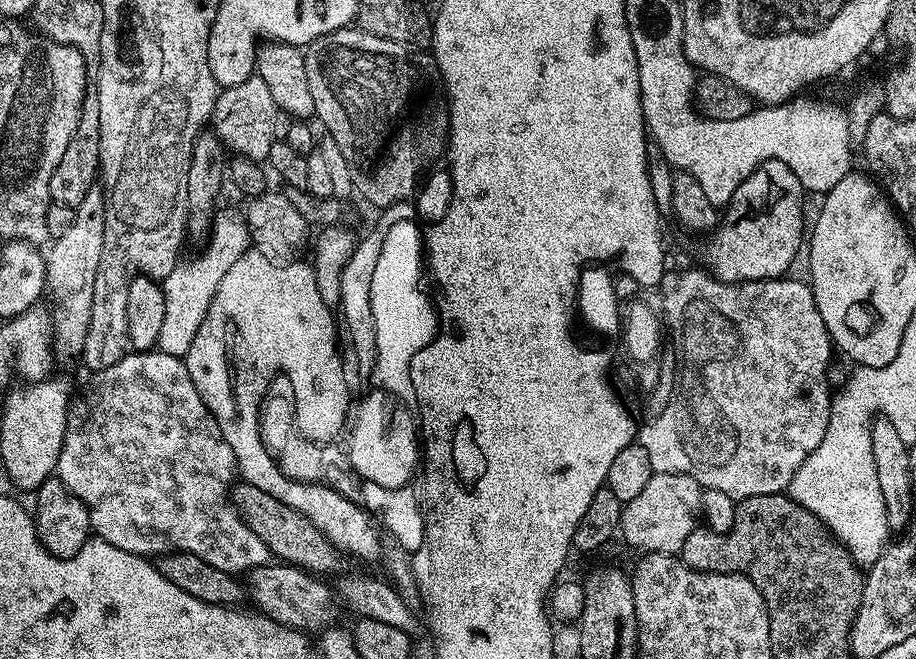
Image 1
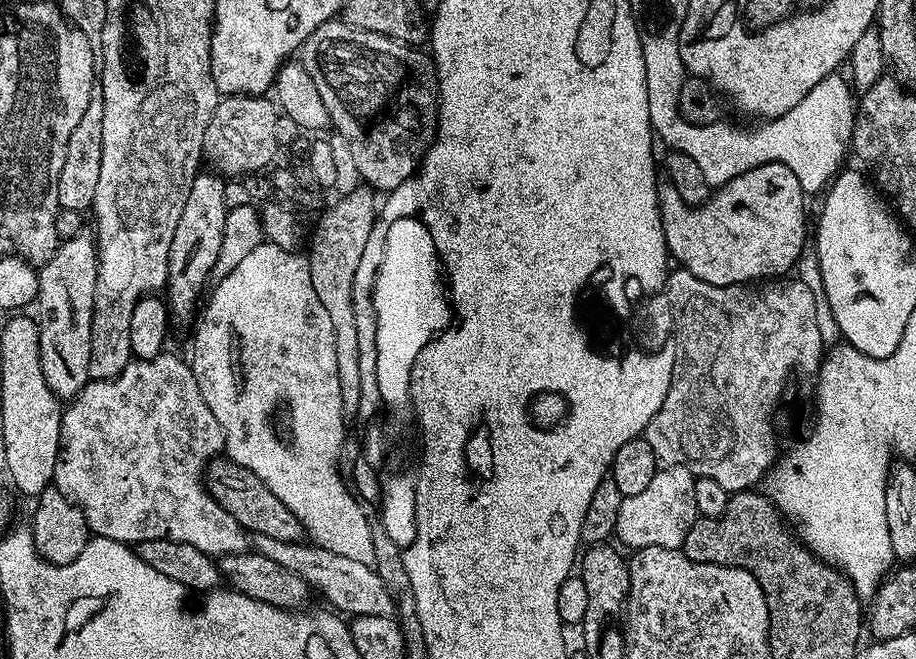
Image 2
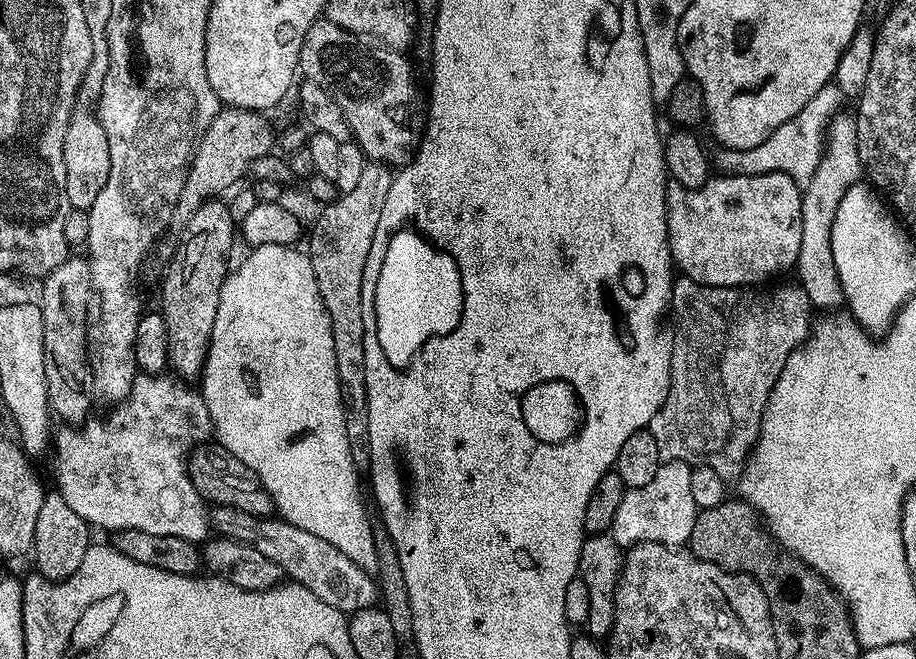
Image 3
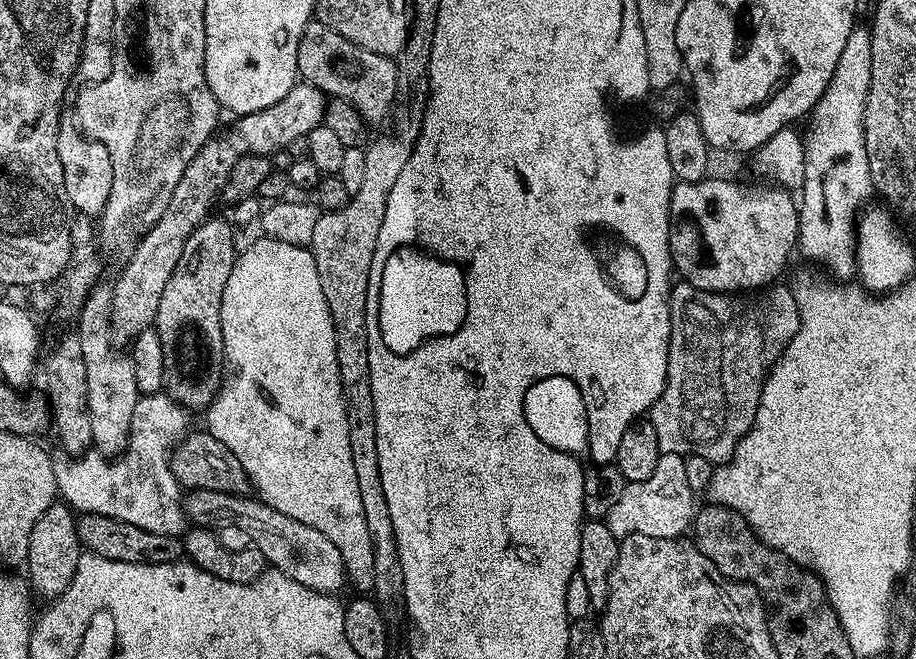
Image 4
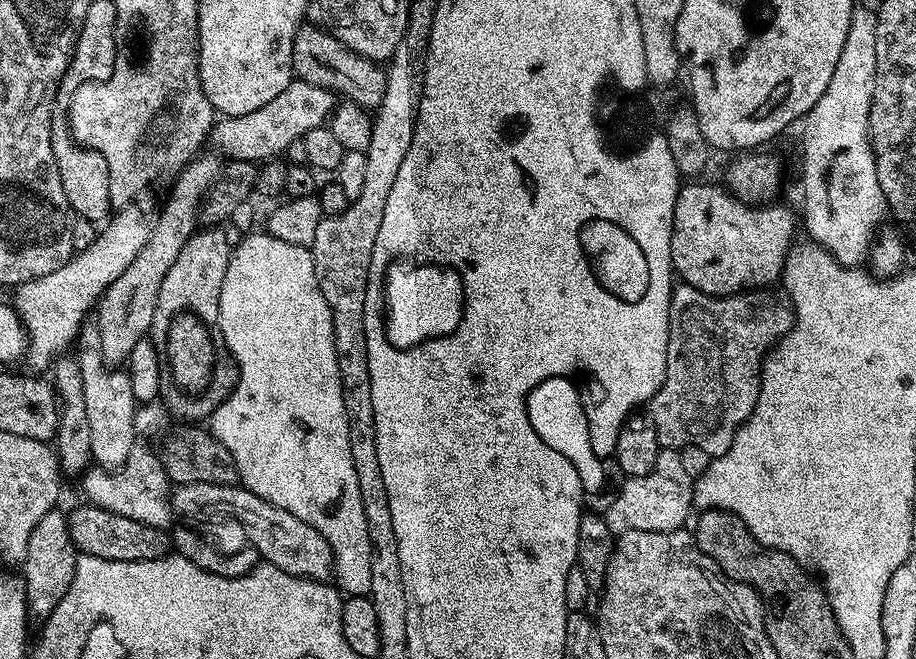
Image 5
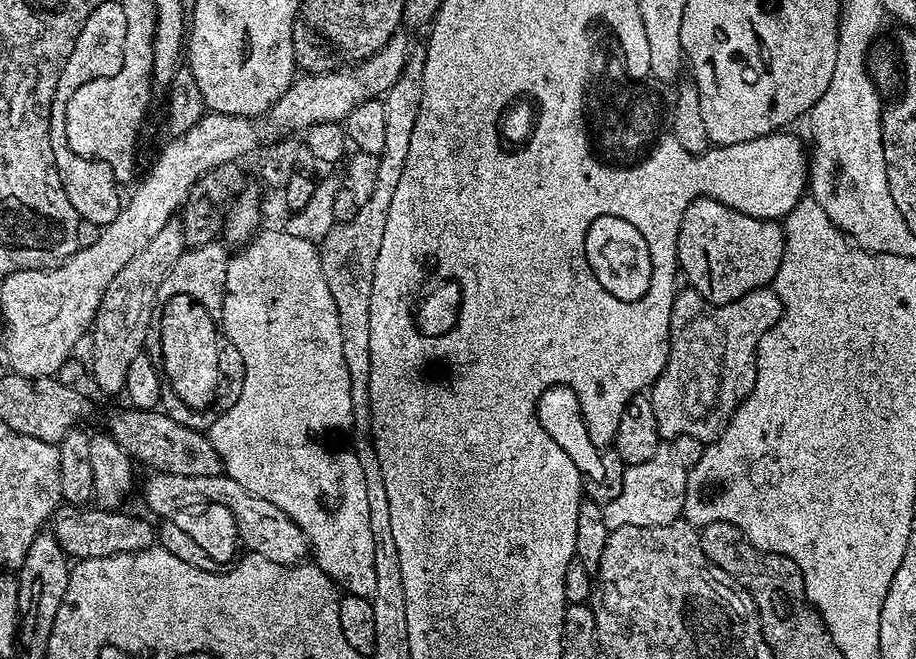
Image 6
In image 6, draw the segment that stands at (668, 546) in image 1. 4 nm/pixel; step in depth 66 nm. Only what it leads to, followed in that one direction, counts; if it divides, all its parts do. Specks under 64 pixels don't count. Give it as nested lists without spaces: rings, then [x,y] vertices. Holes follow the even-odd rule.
[[[661,450],[641,464],[629,464],[624,469],[622,494],[614,502],[603,505],[609,529],[622,526],[666,526],[681,519],[684,495],[688,487],[685,465],[671,451]]]

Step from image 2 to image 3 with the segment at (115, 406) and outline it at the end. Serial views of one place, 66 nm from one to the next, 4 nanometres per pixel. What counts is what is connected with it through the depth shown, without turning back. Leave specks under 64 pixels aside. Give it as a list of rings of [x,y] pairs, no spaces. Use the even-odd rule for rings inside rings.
[[[147,374],[137,375],[136,381],[132,384],[130,394],[125,400],[119,401],[116,408],[109,414],[105,420],[95,420],[89,418],[79,426],[61,427],[61,432],[54,436],[54,448],[56,444],[56,453],[52,456],[52,472],[56,475],[55,491],[70,505],[70,510],[78,514],[93,529],[105,528],[108,534],[115,534],[122,530],[142,530],[145,534],[162,534],[170,538],[182,538],[193,542],[204,542],[209,539],[210,533],[210,512],[206,507],[206,502],[198,494],[194,482],[188,477],[188,458],[194,448],[199,448],[213,435],[212,419],[206,410],[206,402],[203,396],[195,387],[189,386],[183,379],[177,378],[172,374],[161,374],[159,376],[150,376]]]

